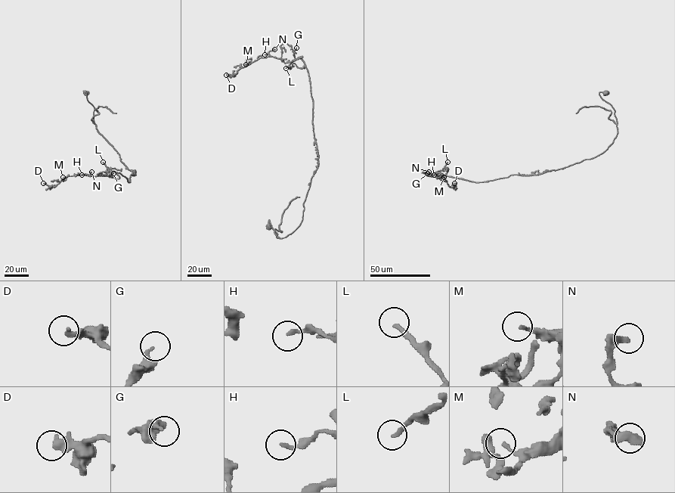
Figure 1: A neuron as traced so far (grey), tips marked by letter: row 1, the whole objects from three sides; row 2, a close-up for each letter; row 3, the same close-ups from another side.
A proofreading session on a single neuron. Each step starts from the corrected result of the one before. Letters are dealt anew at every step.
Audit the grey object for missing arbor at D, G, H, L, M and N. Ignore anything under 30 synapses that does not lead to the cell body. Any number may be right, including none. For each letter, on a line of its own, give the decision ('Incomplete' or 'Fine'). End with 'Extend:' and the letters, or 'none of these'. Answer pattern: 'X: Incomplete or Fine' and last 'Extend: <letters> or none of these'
D: Fine
G: Fine
H: Fine
L: Incomplete
M: Fine
N: Fine
Extend: L

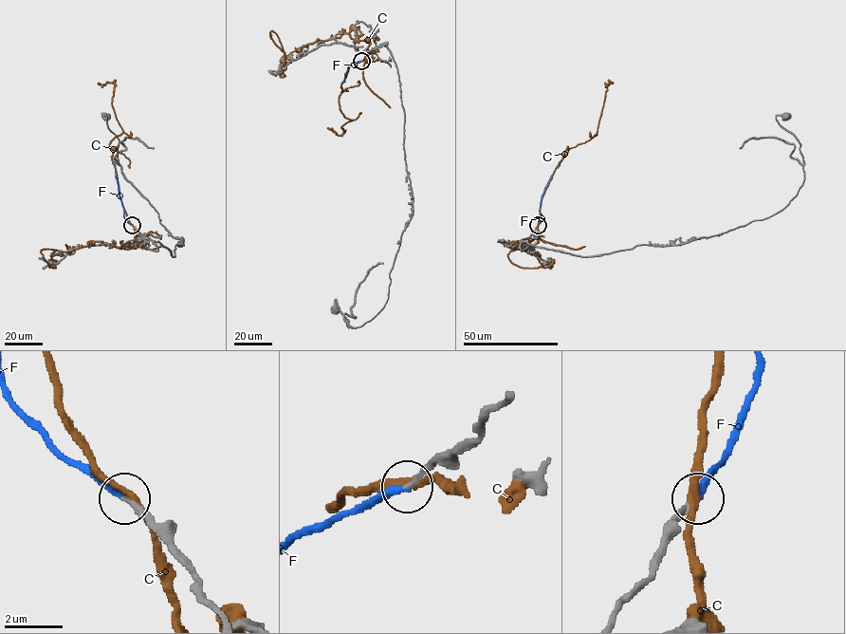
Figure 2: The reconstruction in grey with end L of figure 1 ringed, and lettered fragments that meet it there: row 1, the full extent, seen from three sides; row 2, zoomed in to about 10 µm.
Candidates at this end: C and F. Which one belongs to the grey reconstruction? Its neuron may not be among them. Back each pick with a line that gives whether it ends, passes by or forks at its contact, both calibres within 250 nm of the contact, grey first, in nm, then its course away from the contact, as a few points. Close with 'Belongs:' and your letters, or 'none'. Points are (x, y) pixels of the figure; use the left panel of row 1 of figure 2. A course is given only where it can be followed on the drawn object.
F: it ends there; 220 nm thick on the grey side, 240 nm on the other; it runs (132, 225), (124, 218), (112, 159)
Belongs: F

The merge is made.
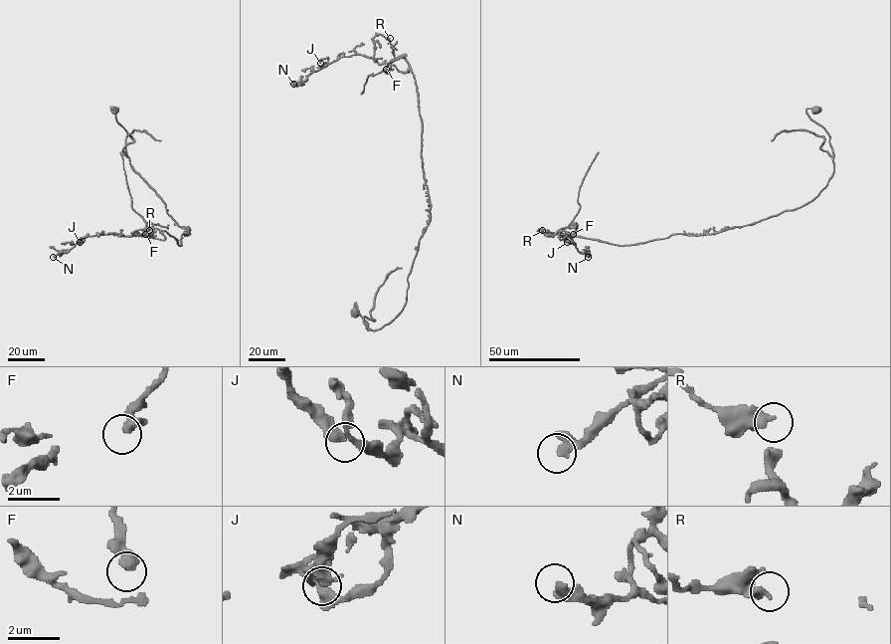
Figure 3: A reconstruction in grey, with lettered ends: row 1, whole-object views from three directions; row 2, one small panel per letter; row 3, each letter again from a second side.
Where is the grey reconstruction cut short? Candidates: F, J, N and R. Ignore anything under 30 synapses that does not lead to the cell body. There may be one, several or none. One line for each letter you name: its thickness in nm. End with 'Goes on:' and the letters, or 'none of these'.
Goes on: none of these

